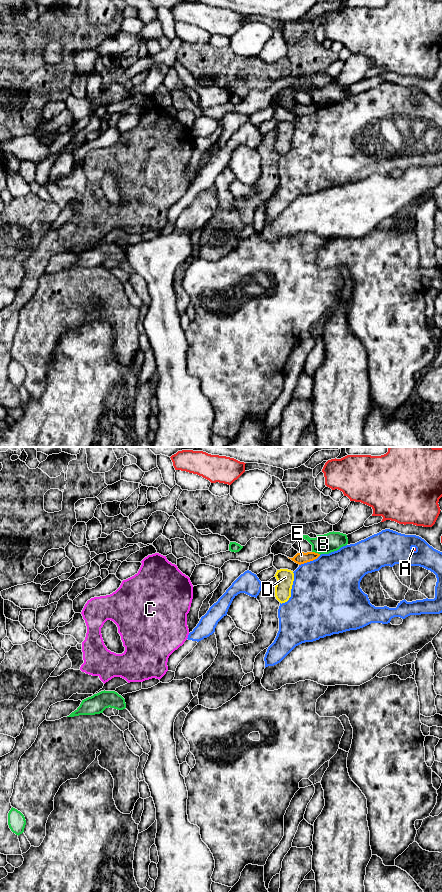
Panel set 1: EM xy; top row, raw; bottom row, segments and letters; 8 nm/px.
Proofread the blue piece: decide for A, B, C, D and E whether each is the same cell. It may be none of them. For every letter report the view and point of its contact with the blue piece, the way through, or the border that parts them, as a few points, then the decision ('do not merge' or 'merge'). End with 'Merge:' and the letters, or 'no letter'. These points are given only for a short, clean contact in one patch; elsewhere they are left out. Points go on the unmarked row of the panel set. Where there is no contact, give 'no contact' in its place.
A: xy (413, 102) | do not merge
B: xy (334, 103) | do not merge
C: xy (188, 188) | along xy (189, 185), (186, 190) | do not merge
D: xy (291, 141) | along xy (293, 124), (291, 148), (281, 156) | do not merge
E: xy (310, 113) | do not merge
Merge: no letter

